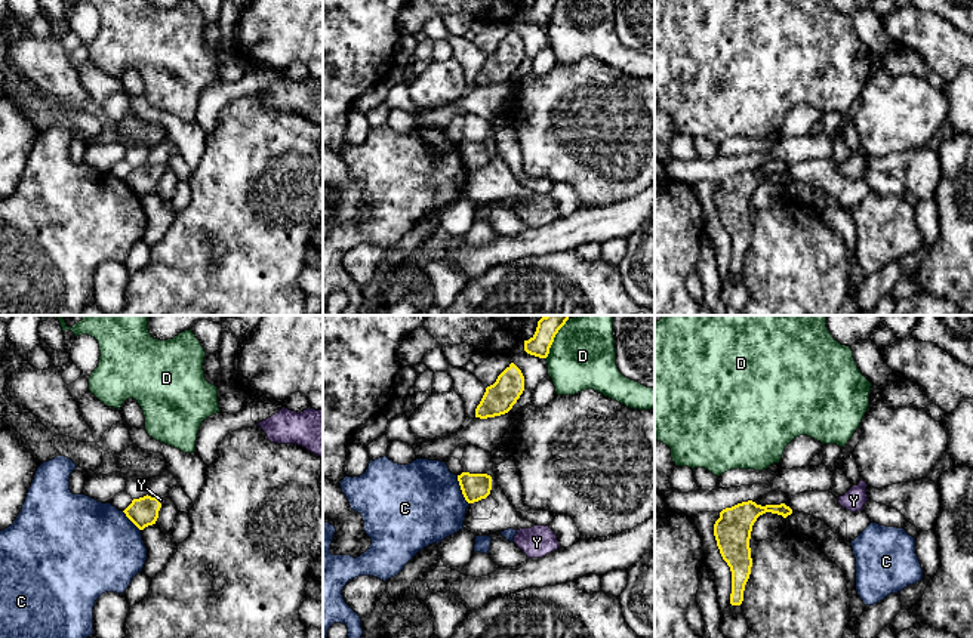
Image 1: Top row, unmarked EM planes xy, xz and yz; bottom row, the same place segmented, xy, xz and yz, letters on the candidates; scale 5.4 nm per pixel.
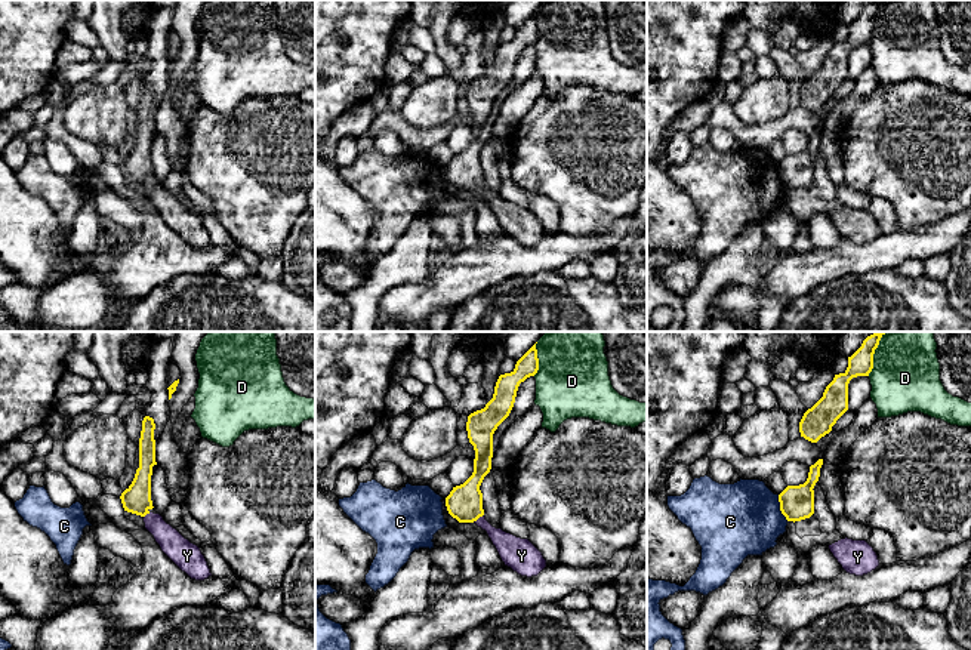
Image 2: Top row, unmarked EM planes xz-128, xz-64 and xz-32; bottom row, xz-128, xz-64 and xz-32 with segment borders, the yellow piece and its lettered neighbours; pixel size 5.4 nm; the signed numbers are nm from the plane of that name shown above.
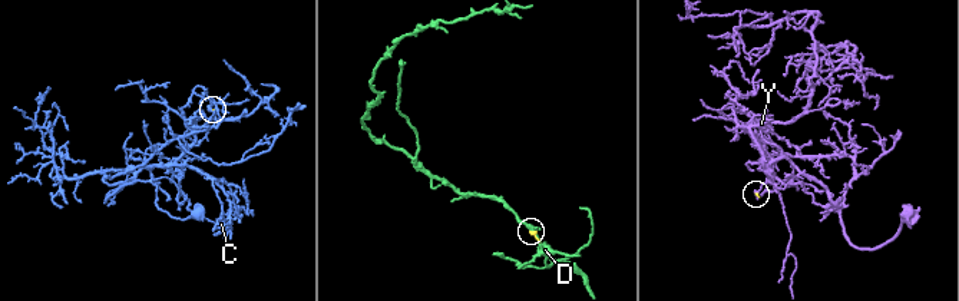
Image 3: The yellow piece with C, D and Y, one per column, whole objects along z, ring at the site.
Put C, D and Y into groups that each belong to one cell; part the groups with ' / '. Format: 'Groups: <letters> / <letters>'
Groups: C / D / Y

